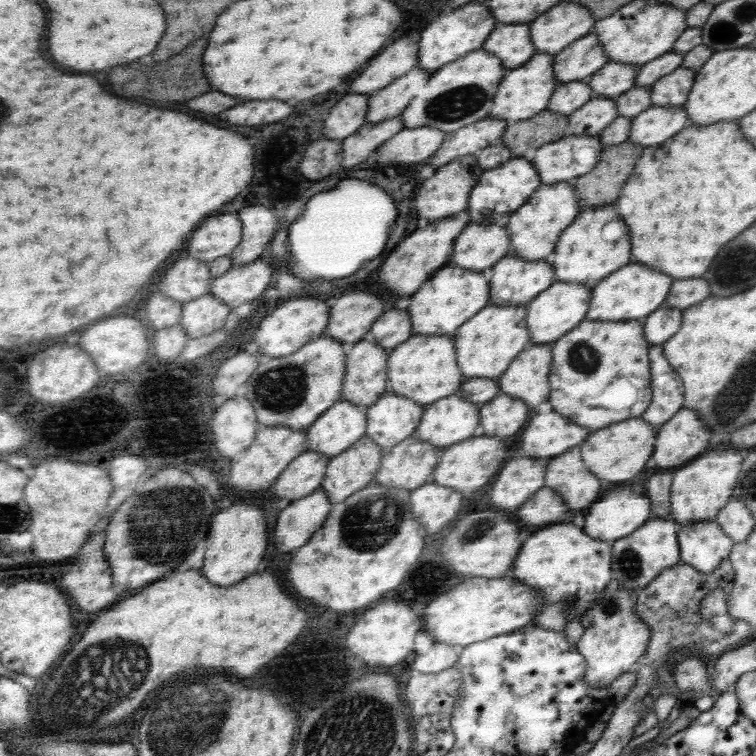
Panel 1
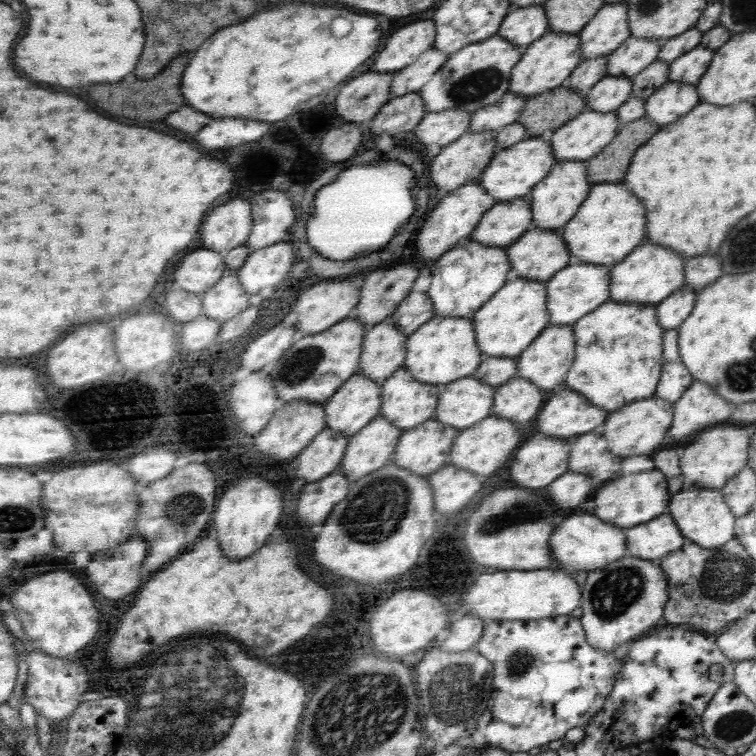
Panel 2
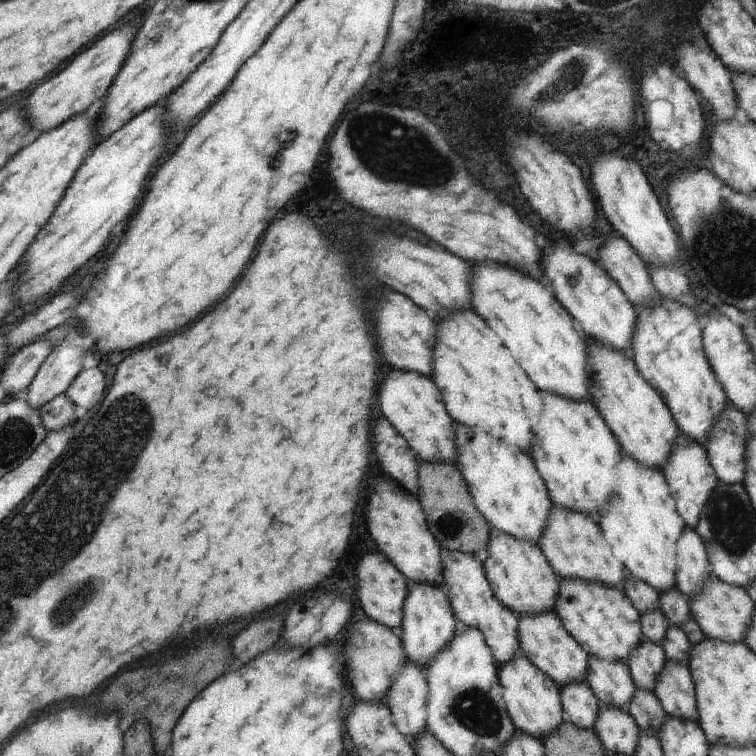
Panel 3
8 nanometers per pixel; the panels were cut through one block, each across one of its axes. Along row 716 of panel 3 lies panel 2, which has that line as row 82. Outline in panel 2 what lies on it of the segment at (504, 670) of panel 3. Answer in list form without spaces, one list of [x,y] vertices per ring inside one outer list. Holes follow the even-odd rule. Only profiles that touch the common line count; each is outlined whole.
[[[548,31],[542,35],[540,39],[528,46],[521,54],[521,63],[513,70],[513,79],[511,91],[518,96],[522,95],[525,100],[534,95],[540,95],[544,91],[552,91],[553,88],[560,87],[566,83],[567,78],[572,74],[572,71],[582,61],[580,54],[581,40],[578,34]]]

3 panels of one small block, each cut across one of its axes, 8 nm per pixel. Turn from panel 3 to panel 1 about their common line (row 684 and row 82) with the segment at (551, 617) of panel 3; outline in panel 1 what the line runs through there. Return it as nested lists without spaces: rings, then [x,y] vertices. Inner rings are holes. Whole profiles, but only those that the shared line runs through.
[[[596,33],[582,36],[565,51],[554,56],[553,71],[558,84],[587,80],[596,70],[608,63]]]

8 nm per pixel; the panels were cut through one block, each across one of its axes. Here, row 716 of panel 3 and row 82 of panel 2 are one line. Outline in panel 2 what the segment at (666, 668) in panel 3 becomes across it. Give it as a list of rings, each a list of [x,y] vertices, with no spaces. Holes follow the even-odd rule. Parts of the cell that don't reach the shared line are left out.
[[[695,46],[684,56],[669,64],[669,80],[677,83],[696,85],[700,77],[710,67],[714,51]]]

